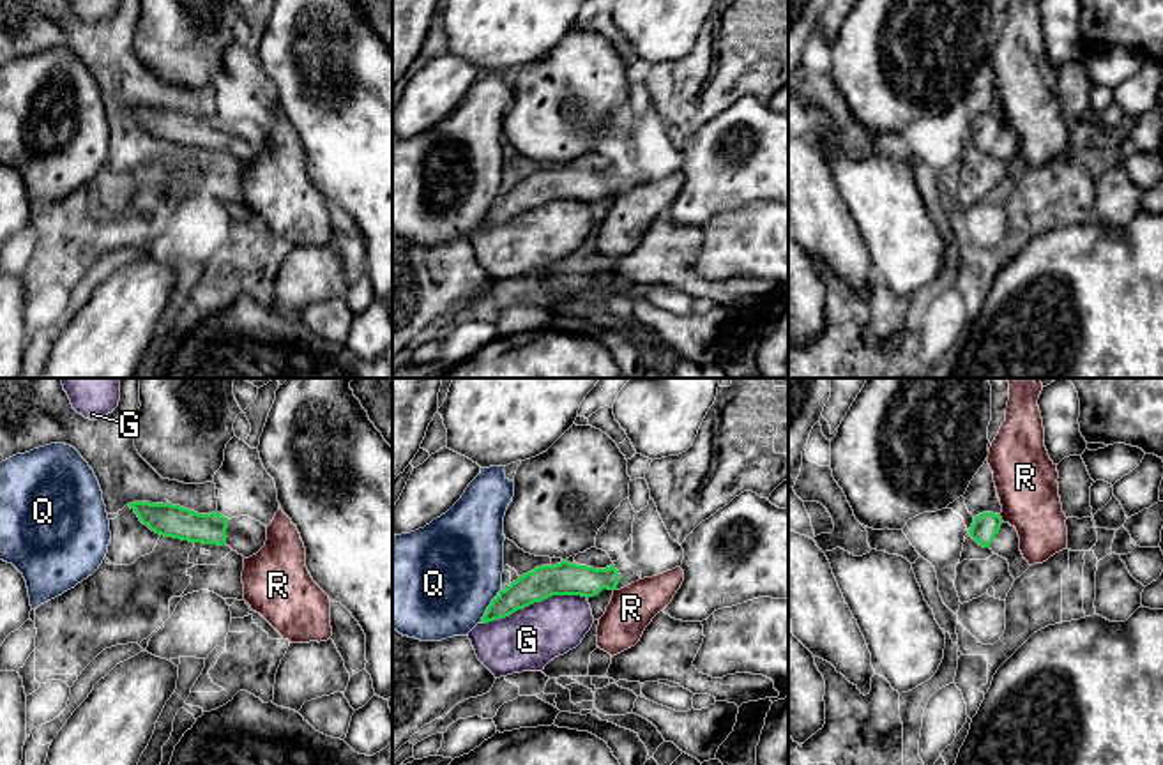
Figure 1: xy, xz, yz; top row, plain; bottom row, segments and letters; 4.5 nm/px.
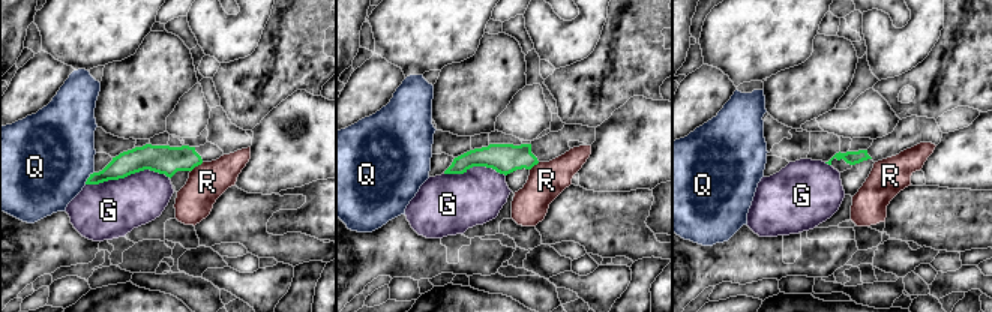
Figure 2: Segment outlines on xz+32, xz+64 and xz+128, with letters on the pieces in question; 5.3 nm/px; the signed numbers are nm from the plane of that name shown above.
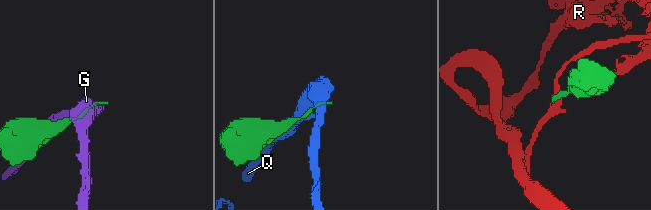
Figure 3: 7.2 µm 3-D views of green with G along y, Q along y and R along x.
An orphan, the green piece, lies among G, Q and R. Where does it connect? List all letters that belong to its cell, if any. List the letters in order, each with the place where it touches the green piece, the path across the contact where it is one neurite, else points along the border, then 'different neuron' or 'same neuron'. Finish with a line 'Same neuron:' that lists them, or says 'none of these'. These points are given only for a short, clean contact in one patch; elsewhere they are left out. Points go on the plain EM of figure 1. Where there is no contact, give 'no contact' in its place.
G: xz (534, 205) | different neuron
Q: xz (488, 211) | along xz (501, 193), (479, 227) | different neuron
R: yz (1001, 122) | along yz (999, 119), (1003, 124) | different neuron
Same neuron: none of these

